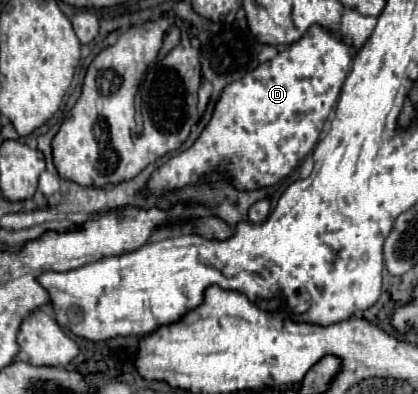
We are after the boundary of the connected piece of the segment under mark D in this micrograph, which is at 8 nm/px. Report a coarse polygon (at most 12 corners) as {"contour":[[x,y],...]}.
{"contour":[[322,26],[228,84],[148,190],[280,182],[314,150],[352,46]]}

